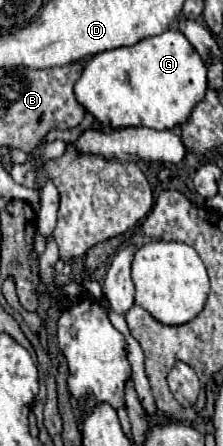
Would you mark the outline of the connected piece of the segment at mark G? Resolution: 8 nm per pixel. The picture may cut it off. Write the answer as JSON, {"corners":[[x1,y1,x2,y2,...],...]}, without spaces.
{"corners":[[177,29,141,39,133,47,117,47,93,55,75,83,79,105,83,105,103,127,111,129,173,129,189,119,191,109,201,101,205,91,207,69,199,53]]}

